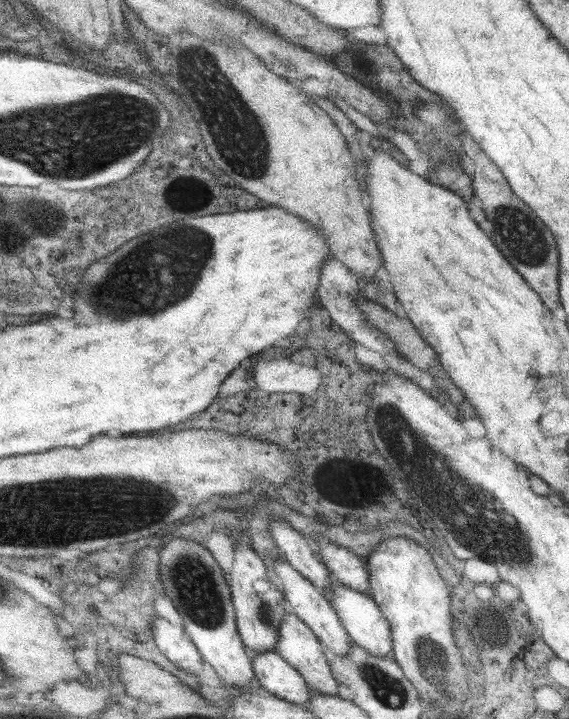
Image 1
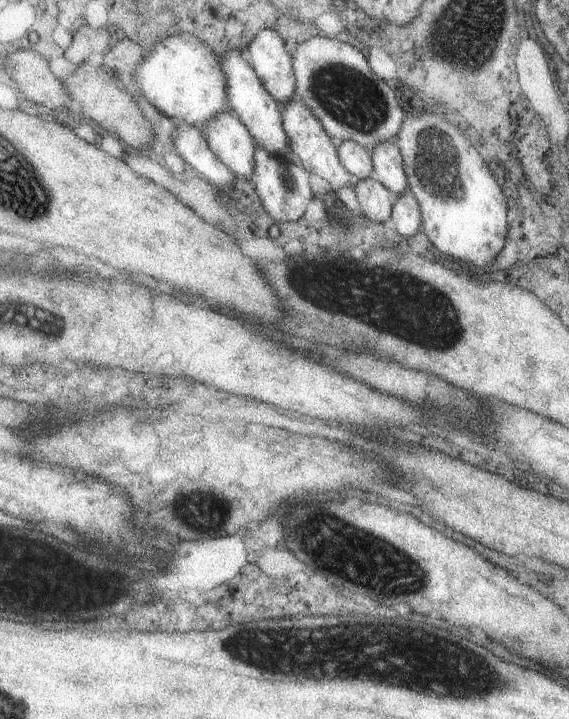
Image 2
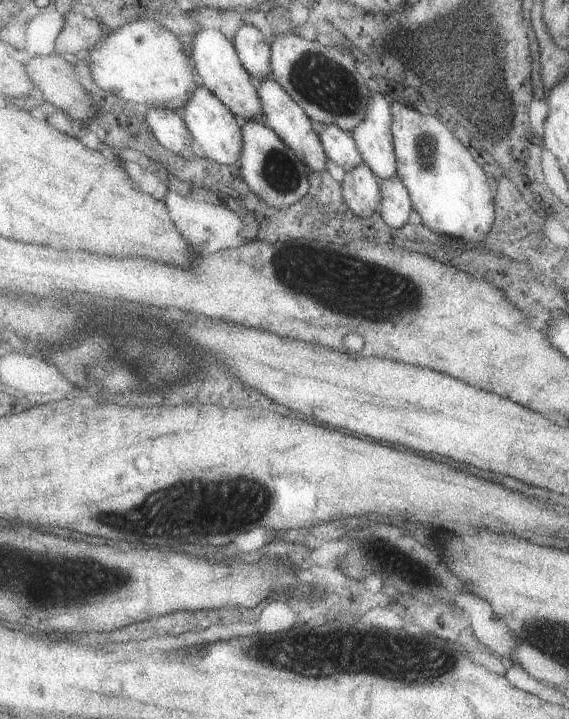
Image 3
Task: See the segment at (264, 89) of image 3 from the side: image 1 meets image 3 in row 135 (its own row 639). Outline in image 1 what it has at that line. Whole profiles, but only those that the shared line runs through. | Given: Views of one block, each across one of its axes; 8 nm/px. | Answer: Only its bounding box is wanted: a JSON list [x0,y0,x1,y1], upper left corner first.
[277,614,341,695]

